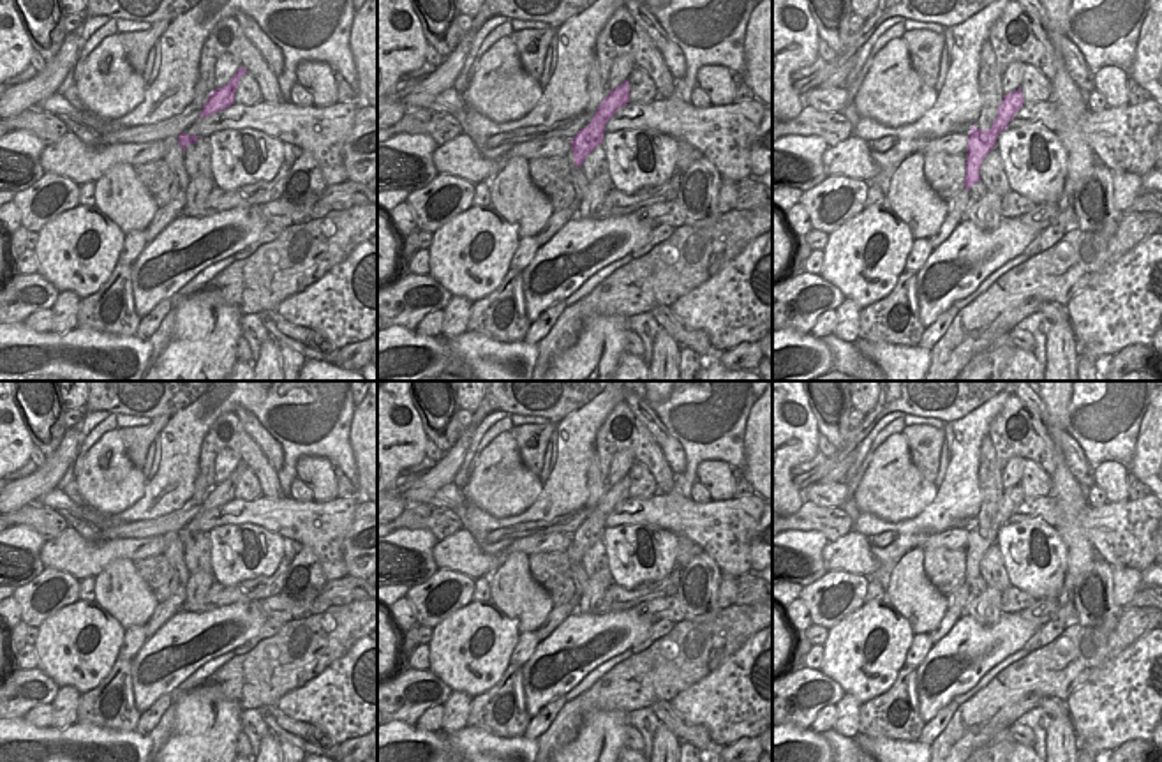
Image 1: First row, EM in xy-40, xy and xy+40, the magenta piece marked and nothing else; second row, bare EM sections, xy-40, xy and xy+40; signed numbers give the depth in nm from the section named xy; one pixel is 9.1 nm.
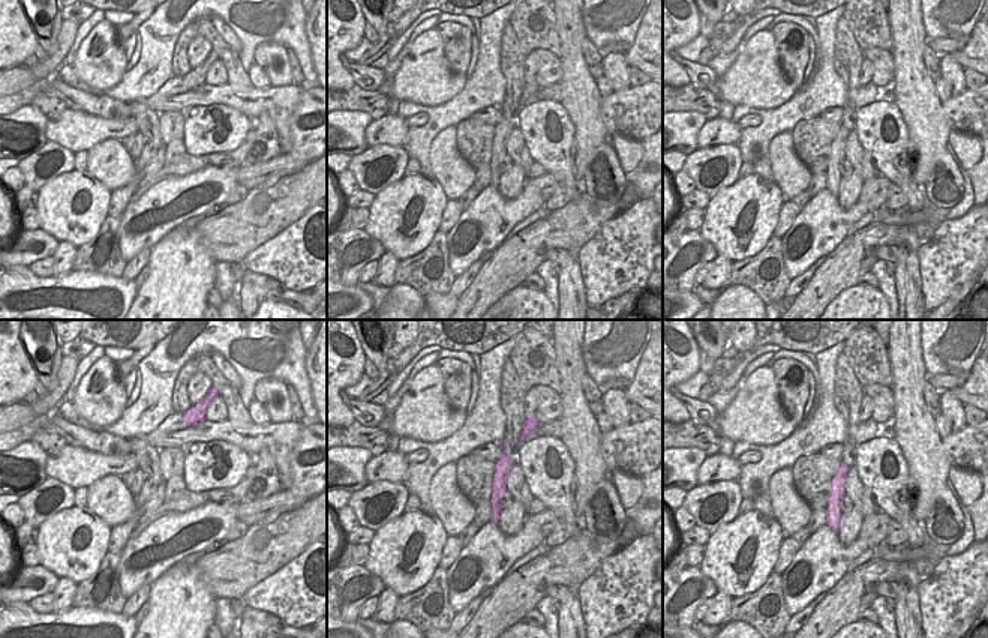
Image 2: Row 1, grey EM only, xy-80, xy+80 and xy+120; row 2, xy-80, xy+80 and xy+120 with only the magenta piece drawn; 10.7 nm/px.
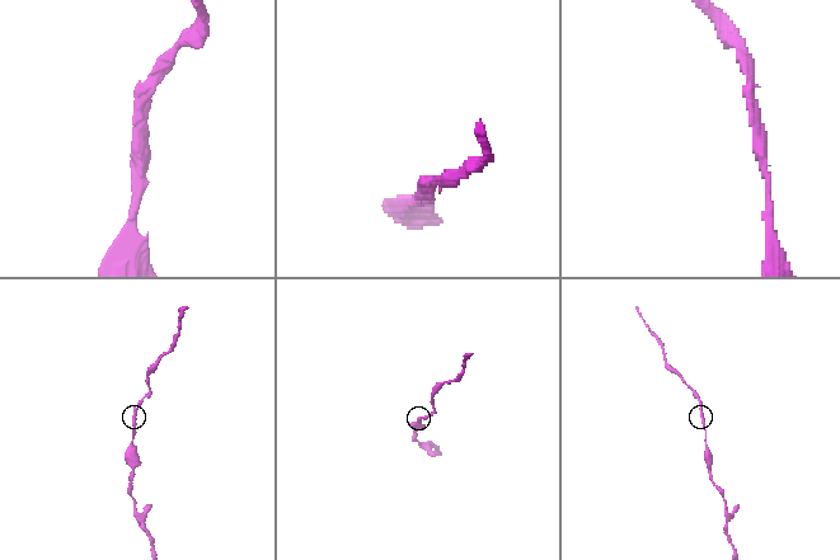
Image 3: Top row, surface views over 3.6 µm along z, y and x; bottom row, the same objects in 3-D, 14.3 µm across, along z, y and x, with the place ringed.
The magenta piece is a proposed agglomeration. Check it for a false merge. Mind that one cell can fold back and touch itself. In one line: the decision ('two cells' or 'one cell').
one cell

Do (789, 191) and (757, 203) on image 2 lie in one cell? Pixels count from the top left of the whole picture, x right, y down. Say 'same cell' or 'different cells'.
different cells

